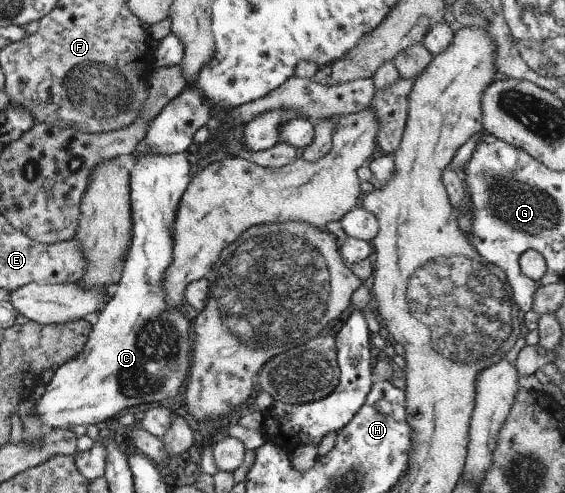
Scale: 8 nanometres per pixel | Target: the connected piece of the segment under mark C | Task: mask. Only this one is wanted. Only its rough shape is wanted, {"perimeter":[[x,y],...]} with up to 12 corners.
{"perimeter":[[183,152],[135,157],[122,276],[34,401],[43,430],[172,399],[193,345],[168,308]]}

